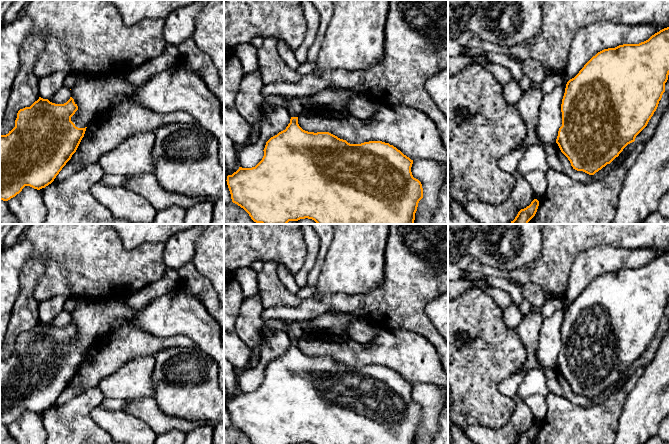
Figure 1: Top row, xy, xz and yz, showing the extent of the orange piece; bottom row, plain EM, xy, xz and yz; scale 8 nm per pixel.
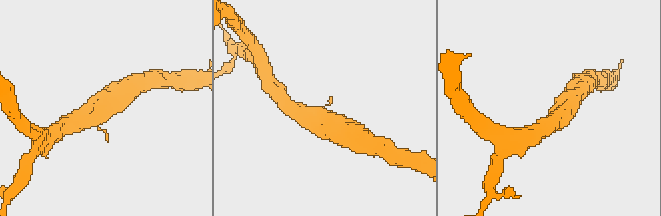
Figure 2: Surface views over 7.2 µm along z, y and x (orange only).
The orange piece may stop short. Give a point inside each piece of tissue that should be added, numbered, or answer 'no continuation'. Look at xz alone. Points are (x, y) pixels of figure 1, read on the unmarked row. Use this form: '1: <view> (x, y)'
1: xz (330, 323)

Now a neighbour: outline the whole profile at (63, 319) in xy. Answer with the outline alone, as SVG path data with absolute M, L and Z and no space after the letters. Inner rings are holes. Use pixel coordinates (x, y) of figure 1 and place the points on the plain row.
M63 310L53 321L48 324L55 328L64 328L71 321L71 314Z

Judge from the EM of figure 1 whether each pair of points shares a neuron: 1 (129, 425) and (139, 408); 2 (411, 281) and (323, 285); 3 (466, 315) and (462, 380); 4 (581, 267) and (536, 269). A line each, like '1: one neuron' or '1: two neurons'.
1: two neurons
2: two neurons
3: one neuron
4: two neurons

